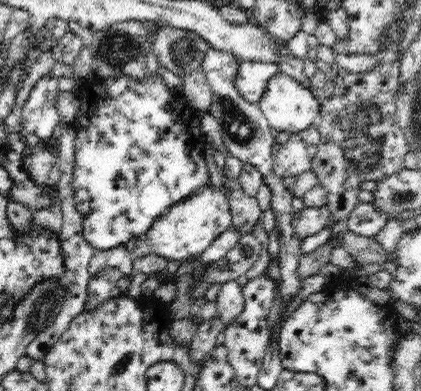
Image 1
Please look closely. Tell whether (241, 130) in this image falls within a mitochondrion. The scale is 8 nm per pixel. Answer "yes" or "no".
yes

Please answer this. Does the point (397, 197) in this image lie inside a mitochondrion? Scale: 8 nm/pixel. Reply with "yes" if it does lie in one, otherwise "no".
yes

